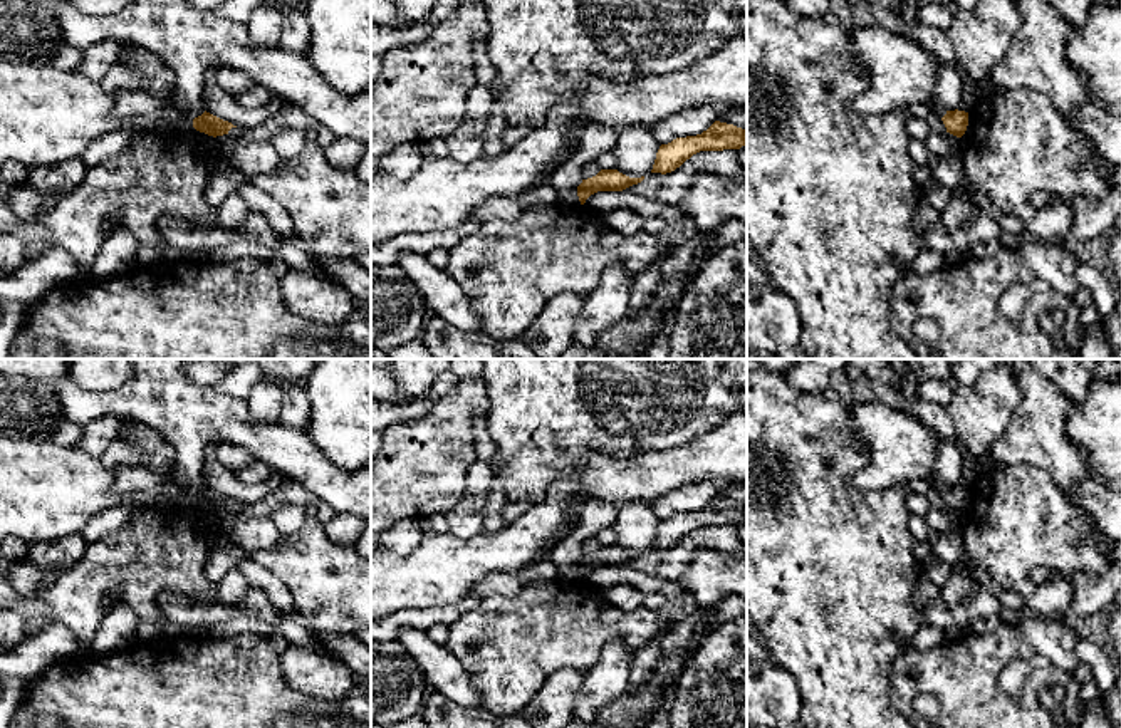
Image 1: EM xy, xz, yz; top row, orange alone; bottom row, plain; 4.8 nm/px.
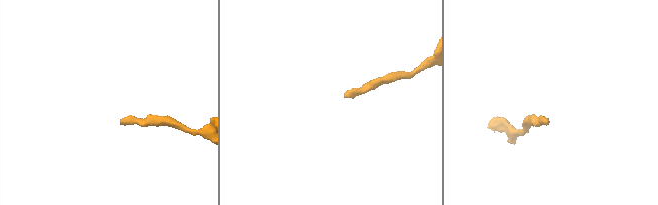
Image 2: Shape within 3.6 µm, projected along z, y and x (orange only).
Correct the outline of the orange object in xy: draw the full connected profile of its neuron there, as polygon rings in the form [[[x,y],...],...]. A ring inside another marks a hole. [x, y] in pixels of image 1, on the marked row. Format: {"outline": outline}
{"outline": [[[205,111],[201,116],[193,119],[193,127],[200,133],[216,138],[228,134],[228,131],[237,126]]]}

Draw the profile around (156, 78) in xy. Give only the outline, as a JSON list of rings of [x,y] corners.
[[[124,44],[119,64],[141,75],[139,89],[161,99],[171,99],[178,81],[173,70],[156,54]]]

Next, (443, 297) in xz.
[[[406,250],[398,255],[396,263],[418,287],[431,314],[461,330],[483,330],[480,314],[460,285],[445,270],[433,267],[426,255]]]

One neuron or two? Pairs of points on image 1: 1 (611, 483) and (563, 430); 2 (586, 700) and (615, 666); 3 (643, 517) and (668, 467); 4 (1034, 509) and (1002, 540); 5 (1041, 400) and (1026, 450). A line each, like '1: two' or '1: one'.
1: two
2: one
3: two
4: one
5: one

